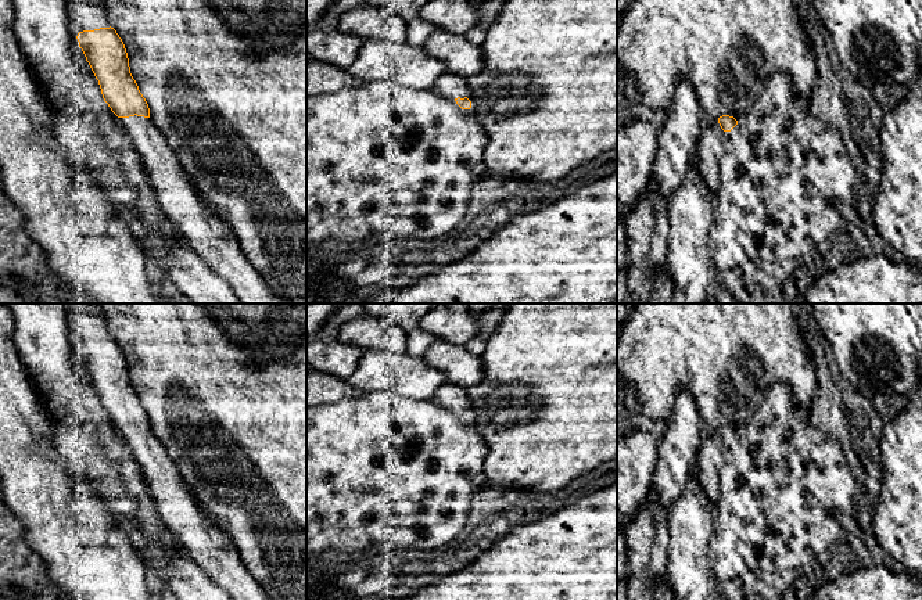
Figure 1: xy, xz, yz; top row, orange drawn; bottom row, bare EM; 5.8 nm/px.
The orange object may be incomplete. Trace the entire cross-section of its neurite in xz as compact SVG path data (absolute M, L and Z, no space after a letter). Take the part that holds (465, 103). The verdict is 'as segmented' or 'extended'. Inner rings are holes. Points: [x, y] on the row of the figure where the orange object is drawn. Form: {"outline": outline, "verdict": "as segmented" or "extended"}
{"outline": "M445 72L434 85L434 90L446 98L453 98L462 109L470 109L471 101L467 98L470 89L467 78Z", "verdict": "extended"}

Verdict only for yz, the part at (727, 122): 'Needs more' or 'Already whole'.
Needs more

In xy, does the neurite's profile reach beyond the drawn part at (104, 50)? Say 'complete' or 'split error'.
split error

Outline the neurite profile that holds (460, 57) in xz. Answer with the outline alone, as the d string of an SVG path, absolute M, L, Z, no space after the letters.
M435 29L423 48L428 55L442 61L448 72L460 78L474 78L485 67L481 47L469 42L464 35Z

